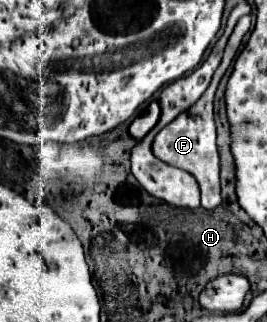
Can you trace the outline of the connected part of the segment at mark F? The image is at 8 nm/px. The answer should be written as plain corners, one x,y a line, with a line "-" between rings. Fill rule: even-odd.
243,16
231,38
229,38
229,44
225,48
225,56
217,68
217,72
213,74
213,80
209,84
209,88
205,90
205,94
197,100
197,104
193,104
189,110
181,112
171,124
167,124
153,140
153,154
171,164
171,166
177,166
177,168
183,168
187,170
189,174
195,176
195,180
199,182
199,188
201,188
201,206
203,208
215,208
221,204
221,190
219,190
219,154
217,154
217,146
215,146
215,122
213,122
213,96
215,96
215,90
219,86
219,80
223,78
223,74
227,72
227,68
231,66
231,60
235,58
239,46
241,46
241,40
243,36
249,32
251,28
251,16

